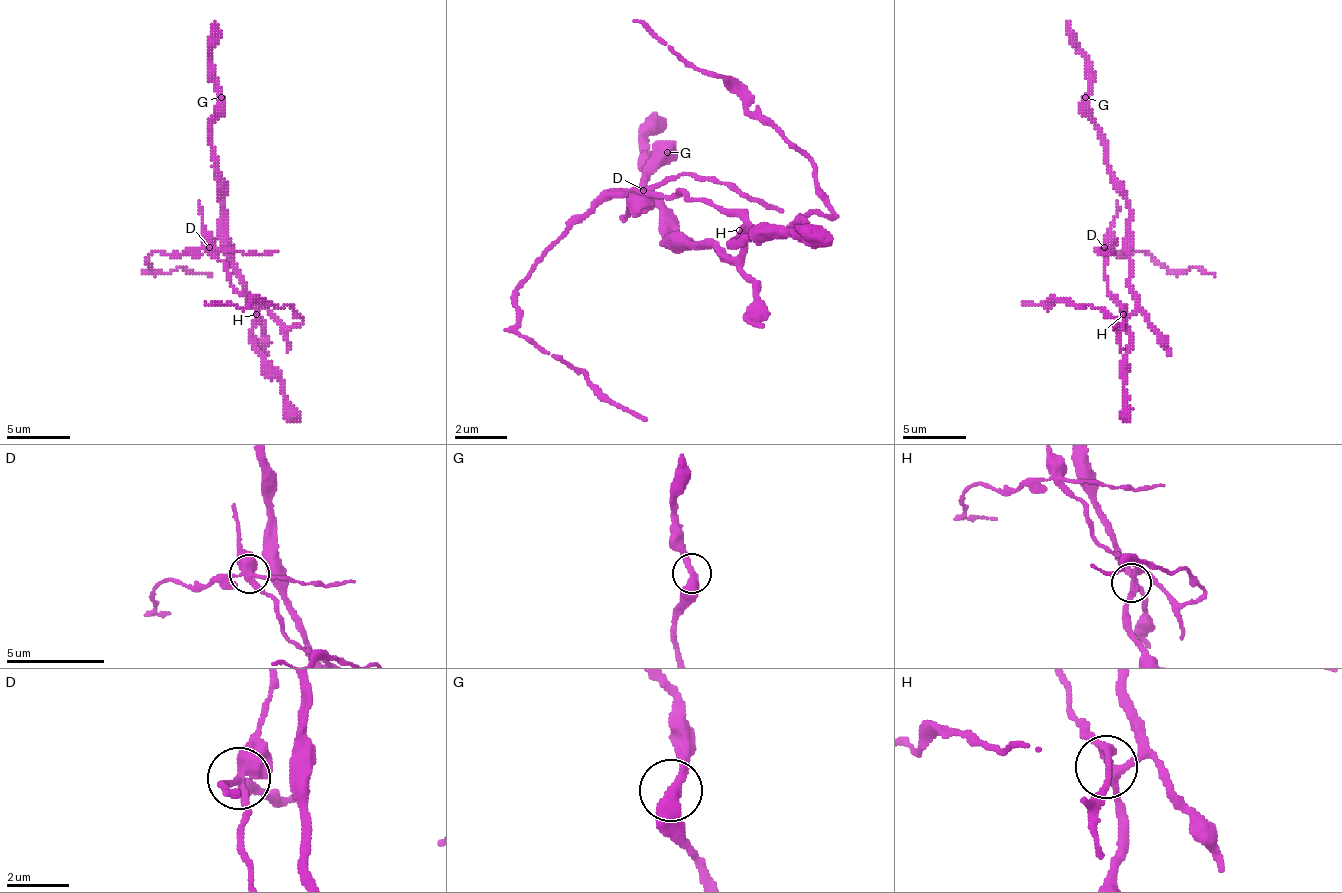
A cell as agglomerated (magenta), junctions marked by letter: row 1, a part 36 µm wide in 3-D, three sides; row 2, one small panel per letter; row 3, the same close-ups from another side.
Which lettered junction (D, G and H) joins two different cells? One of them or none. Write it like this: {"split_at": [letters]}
{"split_at": ["D"]}

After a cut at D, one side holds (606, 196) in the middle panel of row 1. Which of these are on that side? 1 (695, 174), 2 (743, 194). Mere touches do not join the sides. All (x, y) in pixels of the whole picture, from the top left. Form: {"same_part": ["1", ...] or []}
{"same_part": ["1", "2"]}

